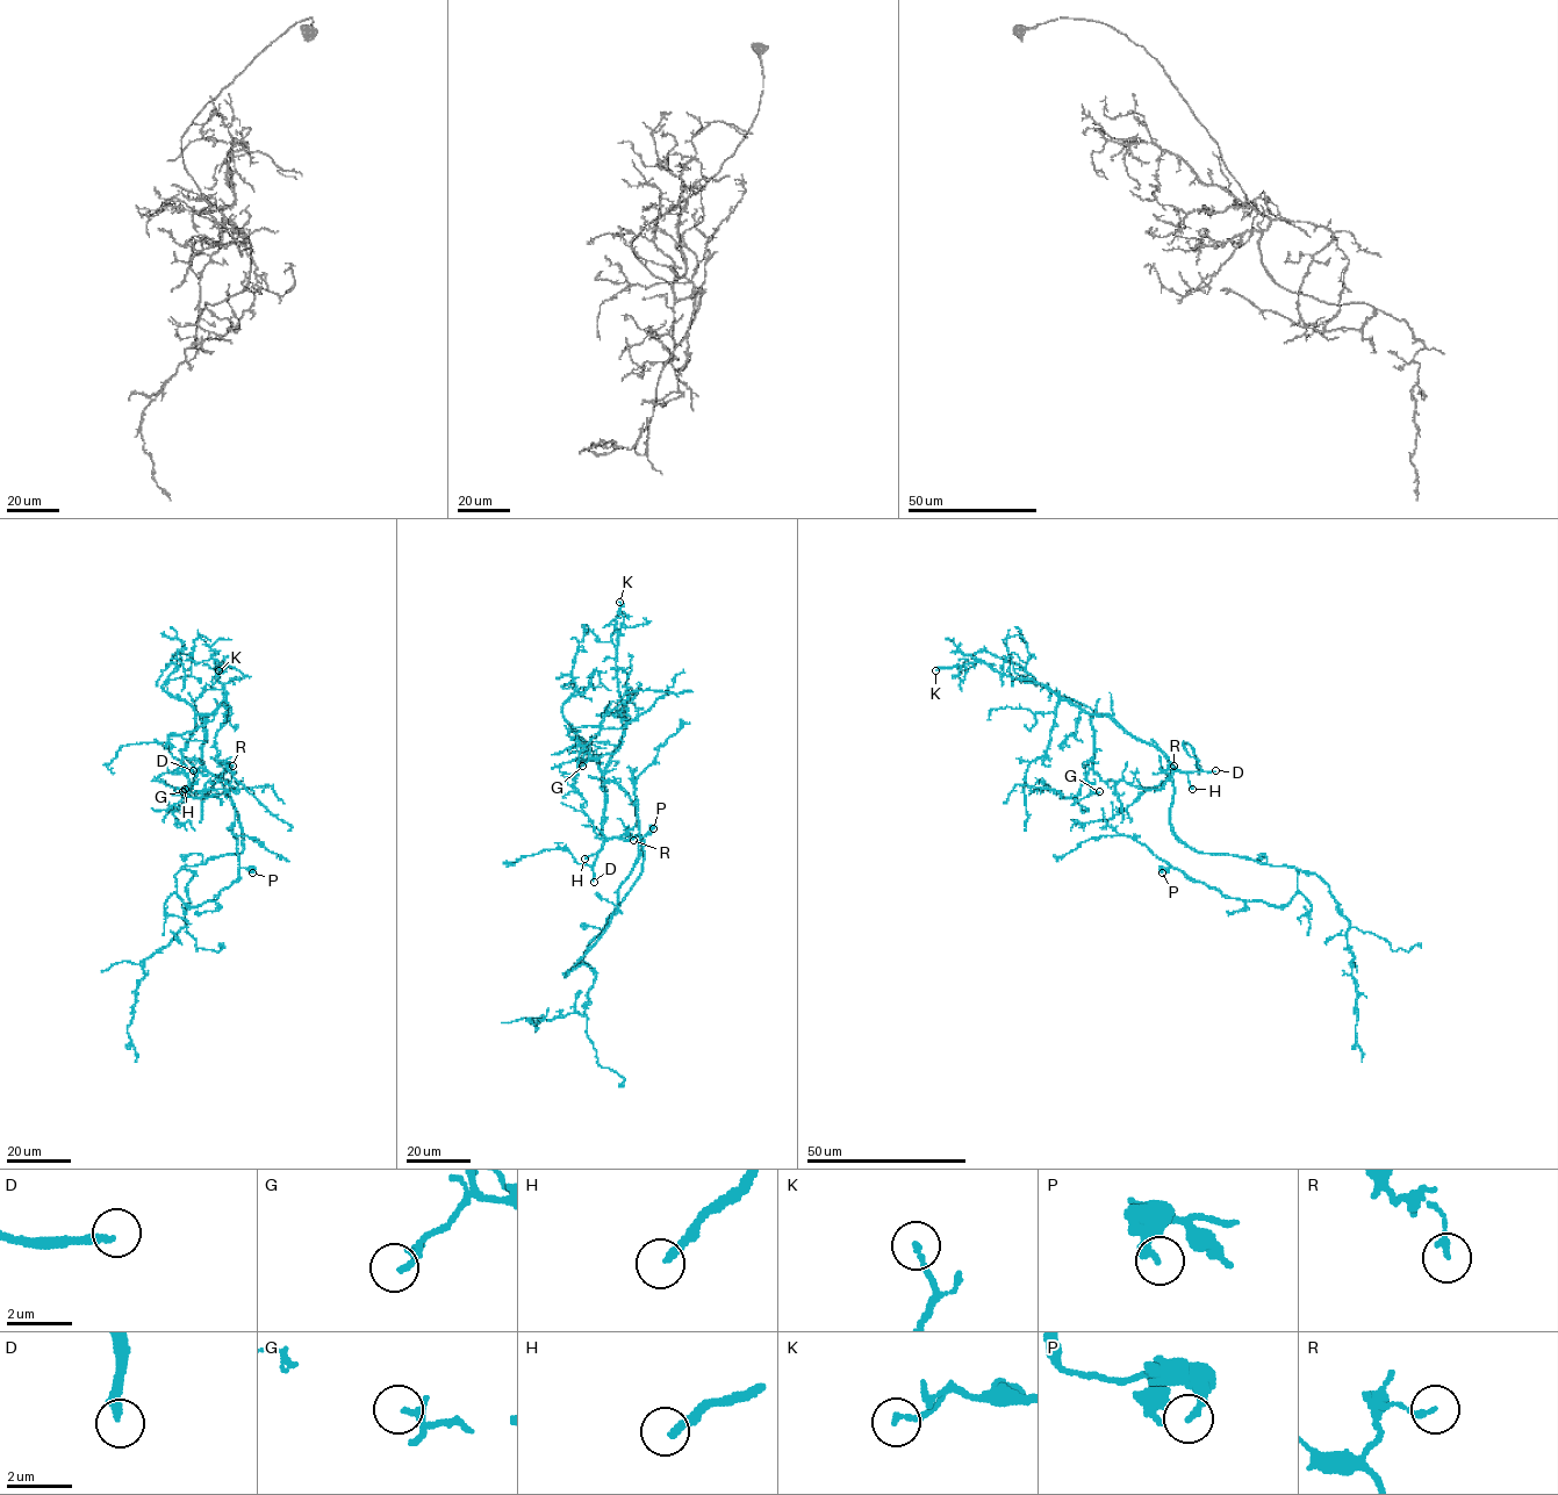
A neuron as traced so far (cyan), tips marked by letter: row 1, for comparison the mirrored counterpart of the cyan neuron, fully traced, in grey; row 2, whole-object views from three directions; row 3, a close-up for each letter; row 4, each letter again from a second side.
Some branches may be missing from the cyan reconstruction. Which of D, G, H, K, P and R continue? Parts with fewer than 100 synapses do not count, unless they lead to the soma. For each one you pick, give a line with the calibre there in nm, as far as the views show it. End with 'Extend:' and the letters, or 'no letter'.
D: Thickness 240 nm
H: Thickness 240 nm
Extend: D, H

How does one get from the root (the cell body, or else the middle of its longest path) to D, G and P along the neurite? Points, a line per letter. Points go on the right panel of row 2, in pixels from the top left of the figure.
D: (1207, 854), (1187, 847), (1174, 831), (1170, 813), (1172, 774), (1176, 770), (1215, 770)
G: (1207, 854), (1187, 847), (1174, 831), (1170, 761), (1096, 713), (1086, 781), (1093, 793), (1099, 791)
P: (1207, 854), (1292, 867), (1298, 872), (1297, 893), (1289, 903), (1275, 906), (1225, 897), (1171, 867), (1162, 872)

